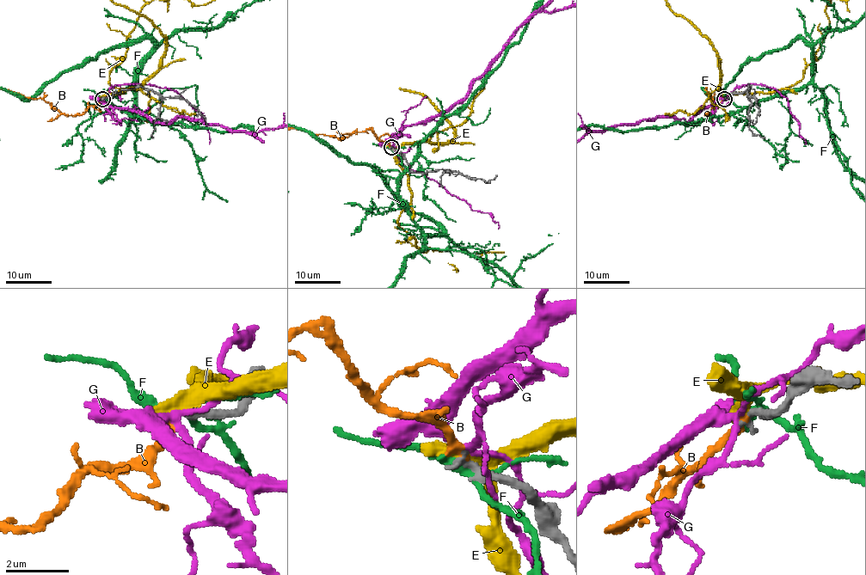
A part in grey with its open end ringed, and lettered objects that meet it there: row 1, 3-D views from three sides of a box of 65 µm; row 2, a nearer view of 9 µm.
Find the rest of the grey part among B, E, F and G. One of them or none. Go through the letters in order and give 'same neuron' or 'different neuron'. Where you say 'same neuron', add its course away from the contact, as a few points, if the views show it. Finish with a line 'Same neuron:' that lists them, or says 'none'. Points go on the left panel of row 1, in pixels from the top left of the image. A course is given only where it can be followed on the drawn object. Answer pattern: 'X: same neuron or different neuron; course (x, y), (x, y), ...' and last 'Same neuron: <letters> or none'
B: same neuron
E: different neuron
F: different neuron
G: different neuron
Same neuron: B

